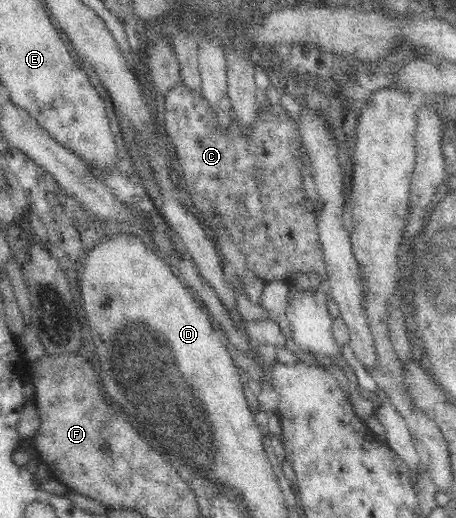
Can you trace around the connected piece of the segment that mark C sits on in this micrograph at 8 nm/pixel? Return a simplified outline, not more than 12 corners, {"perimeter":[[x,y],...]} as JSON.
{"perimeter":[[202,89],[165,97],[196,216],[265,282],[325,287],[297,121],[255,102],[219,128]]}

